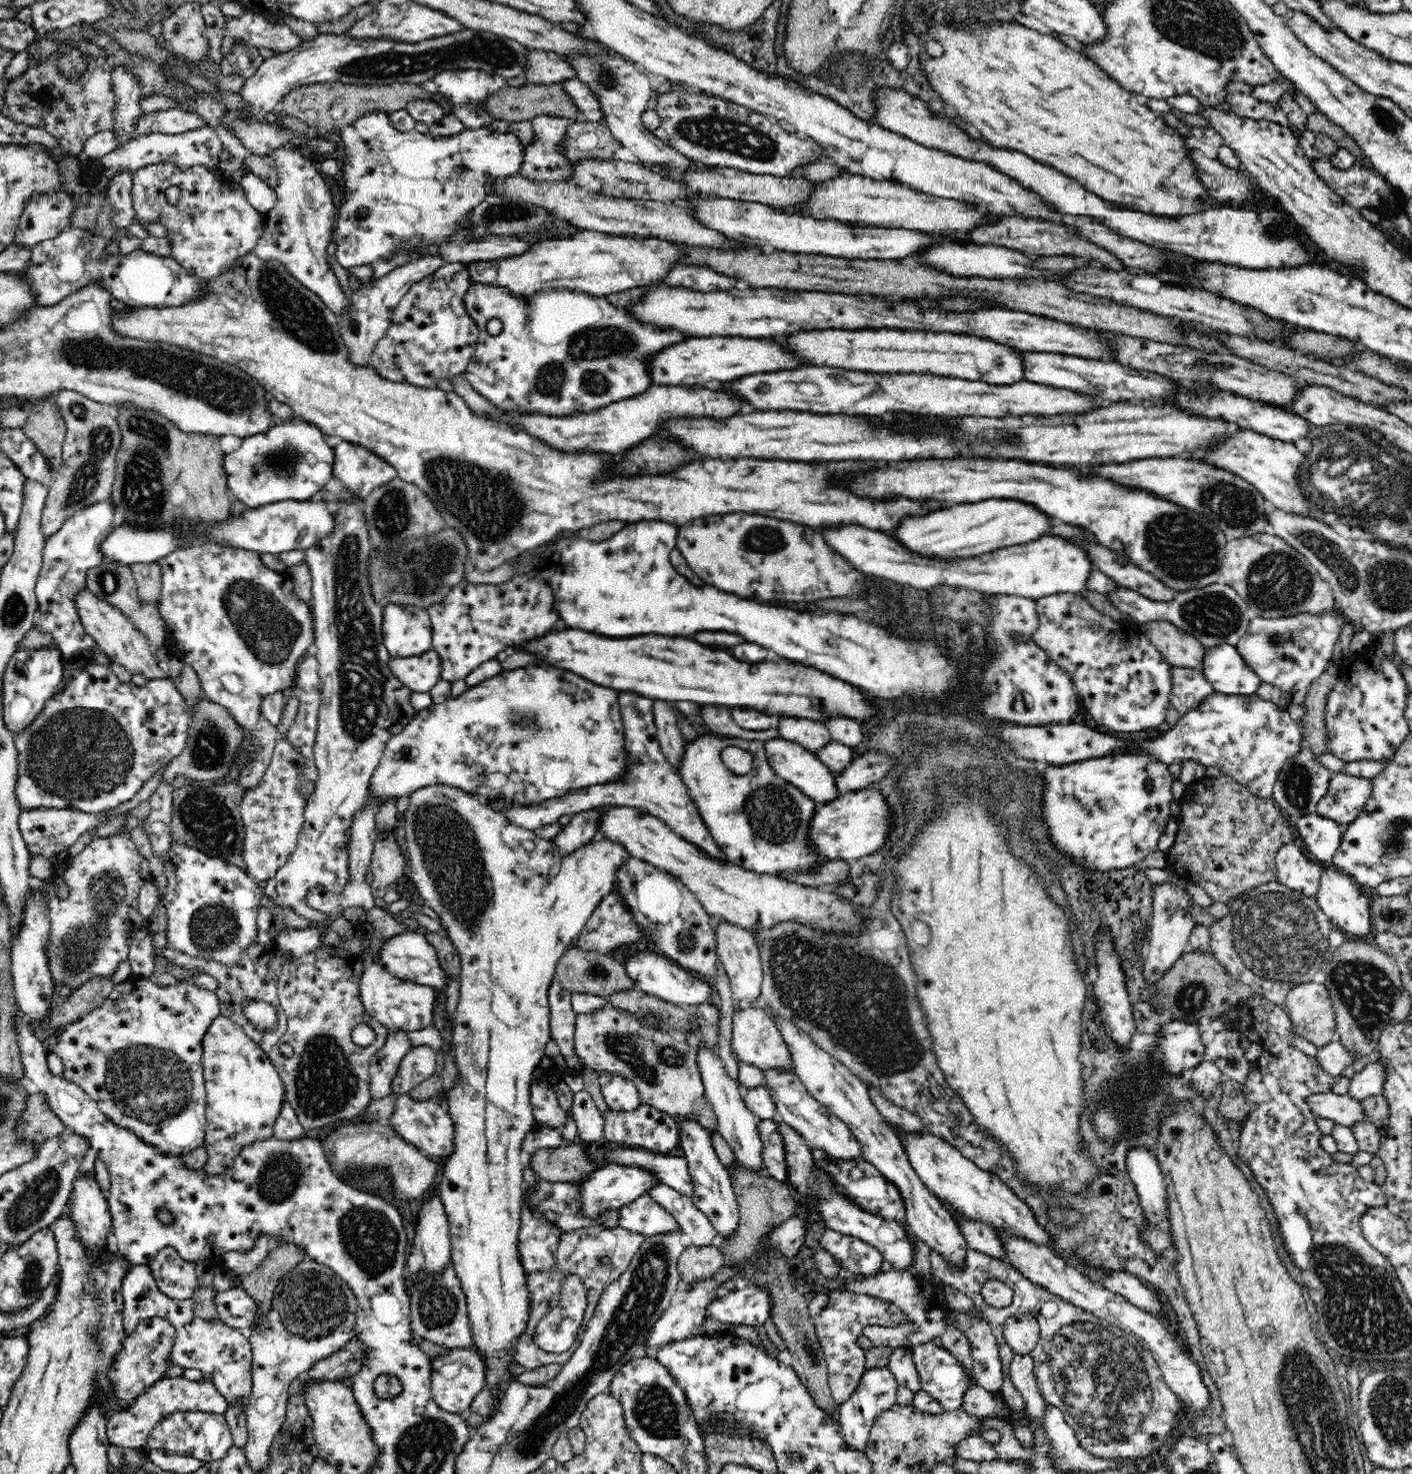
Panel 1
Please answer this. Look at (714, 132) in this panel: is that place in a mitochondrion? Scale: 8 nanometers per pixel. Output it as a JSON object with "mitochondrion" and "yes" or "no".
{"mitochondrion":"yes"}

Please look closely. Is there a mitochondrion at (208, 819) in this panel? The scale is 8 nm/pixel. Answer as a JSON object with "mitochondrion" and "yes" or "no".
{"mitochondrion":"yes"}

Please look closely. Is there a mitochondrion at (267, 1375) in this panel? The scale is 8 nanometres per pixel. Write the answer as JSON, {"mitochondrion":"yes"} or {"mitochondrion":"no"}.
{"mitochondrion":"no"}

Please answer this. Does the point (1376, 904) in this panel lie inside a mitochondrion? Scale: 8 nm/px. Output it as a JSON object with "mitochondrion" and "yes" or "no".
{"mitochondrion":"no"}

